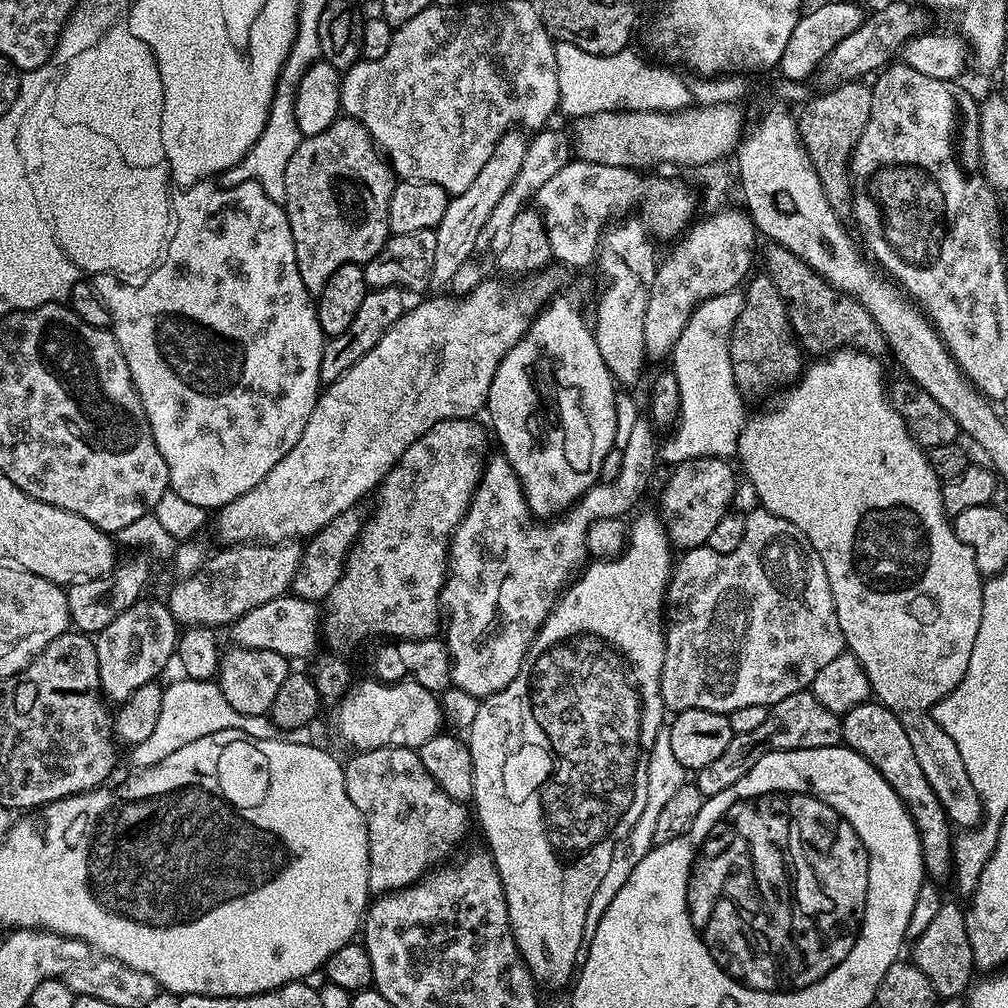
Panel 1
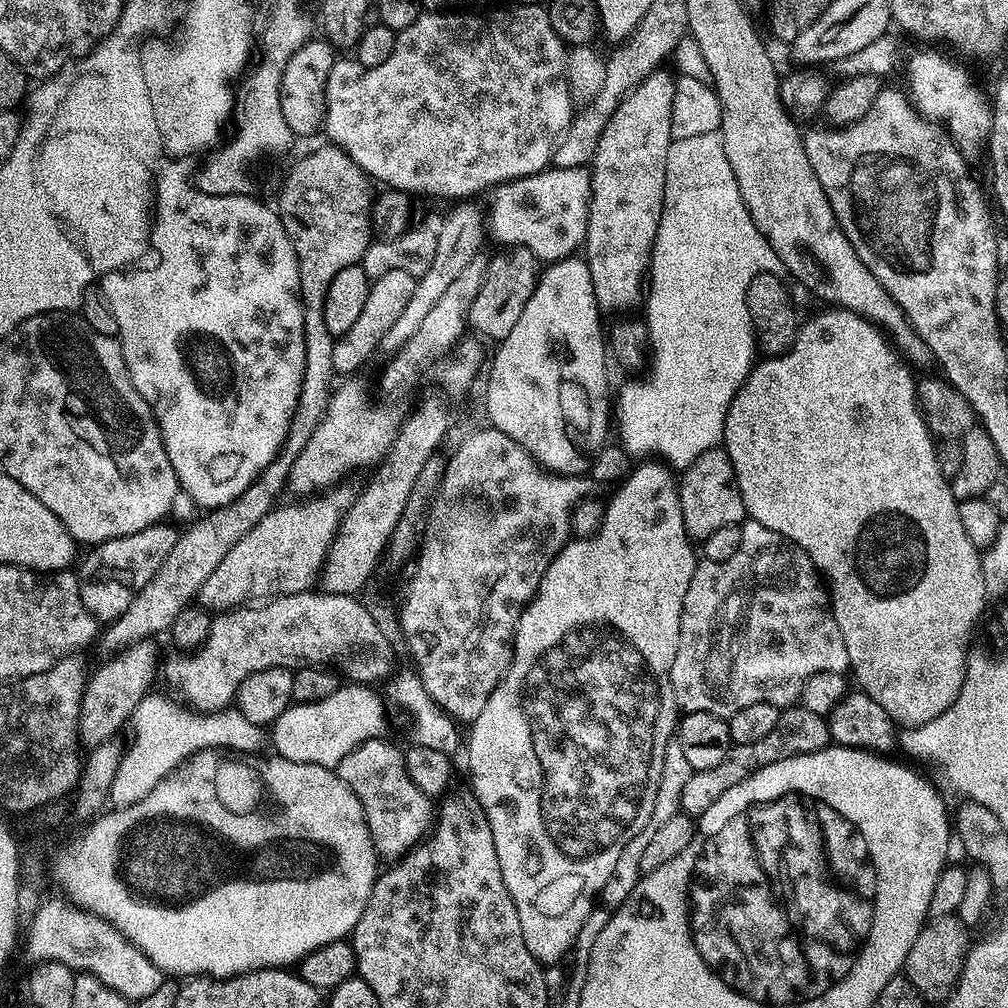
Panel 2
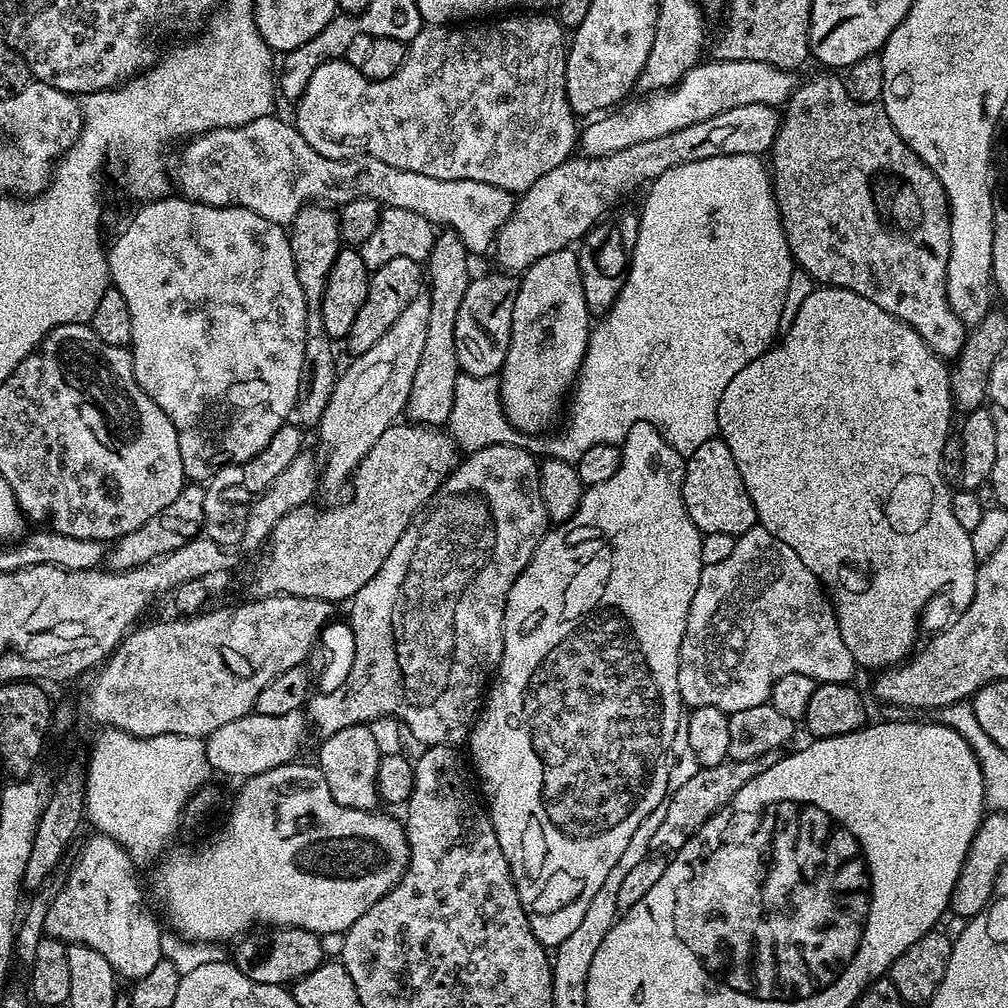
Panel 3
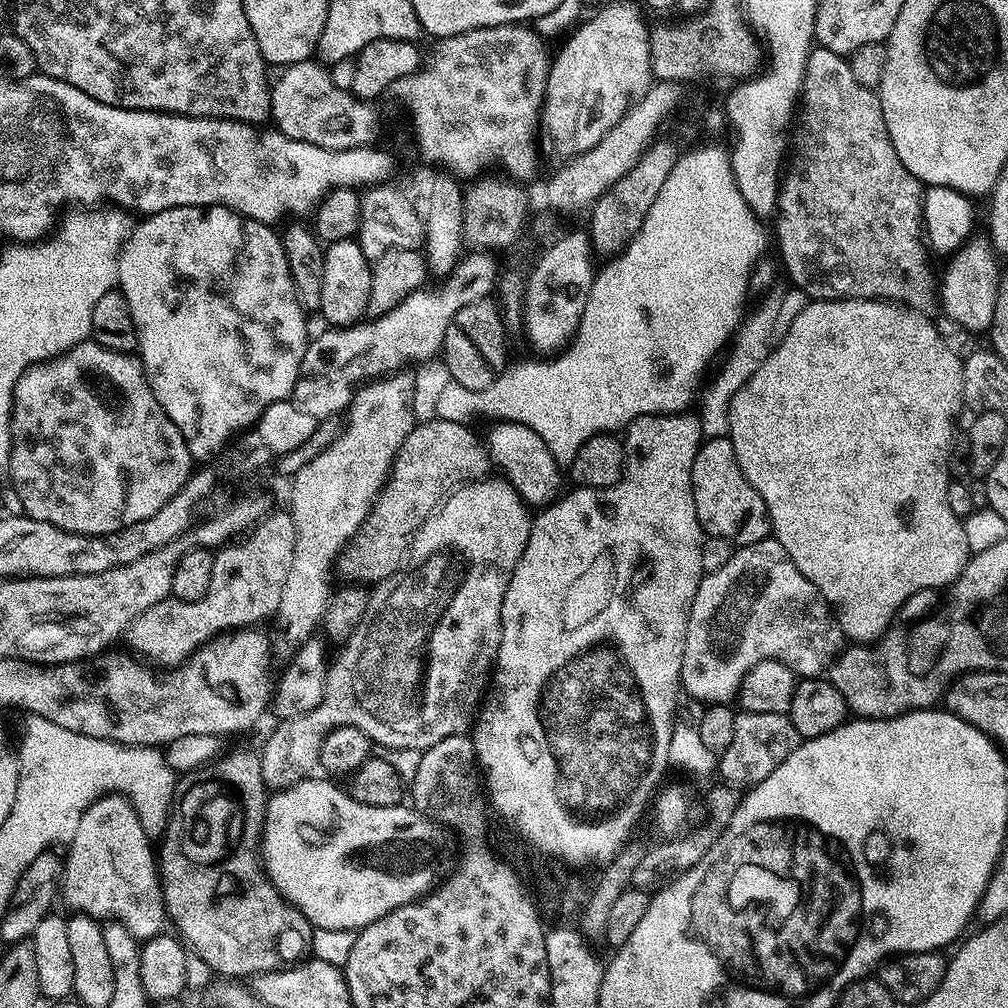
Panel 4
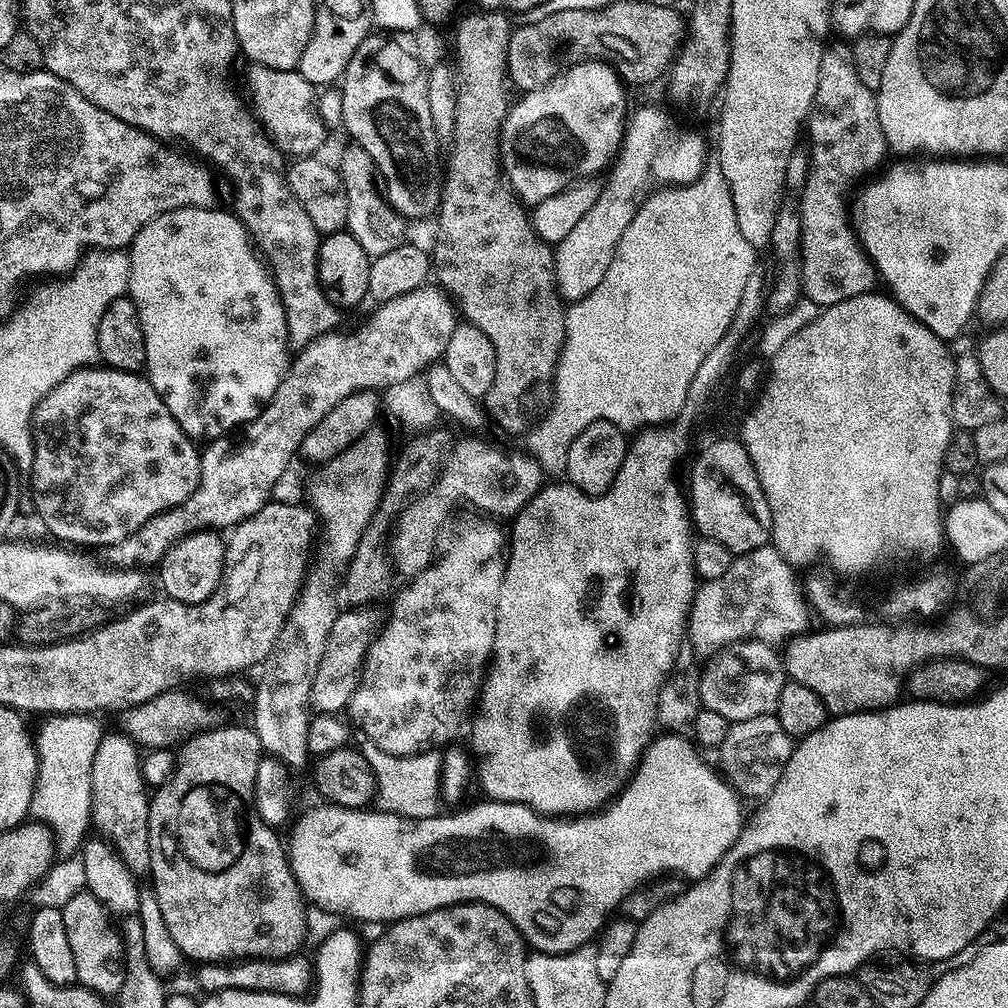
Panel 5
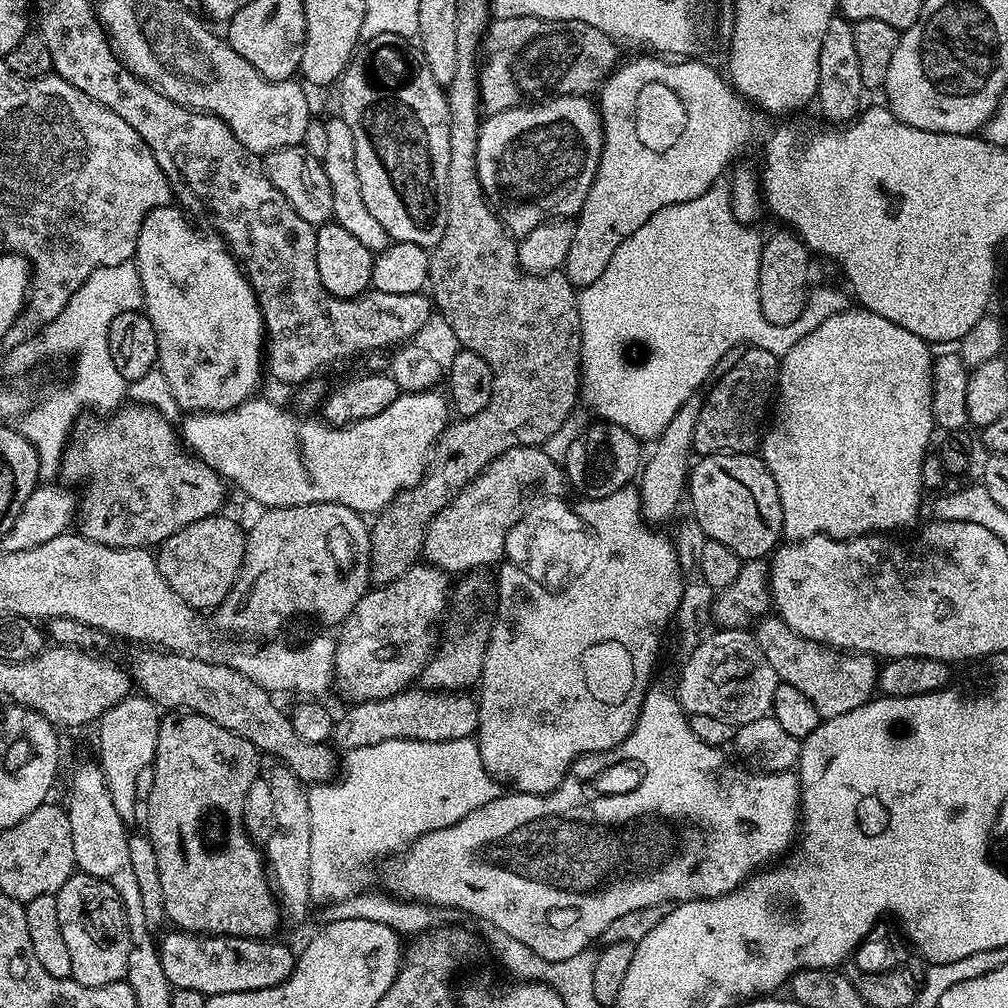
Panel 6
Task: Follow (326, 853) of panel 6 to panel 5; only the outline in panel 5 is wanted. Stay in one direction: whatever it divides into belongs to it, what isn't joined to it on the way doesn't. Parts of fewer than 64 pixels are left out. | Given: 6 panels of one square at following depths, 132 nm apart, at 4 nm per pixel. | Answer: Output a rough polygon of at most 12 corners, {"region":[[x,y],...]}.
{"region":[[365,739],[379,803],[417,818],[437,815],[439,751],[386,754]]}

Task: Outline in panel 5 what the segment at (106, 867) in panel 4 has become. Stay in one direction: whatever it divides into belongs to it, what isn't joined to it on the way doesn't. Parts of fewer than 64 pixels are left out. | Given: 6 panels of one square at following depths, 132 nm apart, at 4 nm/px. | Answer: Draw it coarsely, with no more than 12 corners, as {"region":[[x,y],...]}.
{"region":[[101,735],[90,820],[148,872],[149,789],[127,735]]}

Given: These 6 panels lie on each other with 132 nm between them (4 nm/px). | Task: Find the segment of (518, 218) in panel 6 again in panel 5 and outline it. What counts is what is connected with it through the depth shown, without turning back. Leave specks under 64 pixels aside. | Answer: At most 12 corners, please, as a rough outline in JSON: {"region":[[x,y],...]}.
{"region":[[586,59],[523,93],[500,167],[535,206],[613,163],[625,81]]}

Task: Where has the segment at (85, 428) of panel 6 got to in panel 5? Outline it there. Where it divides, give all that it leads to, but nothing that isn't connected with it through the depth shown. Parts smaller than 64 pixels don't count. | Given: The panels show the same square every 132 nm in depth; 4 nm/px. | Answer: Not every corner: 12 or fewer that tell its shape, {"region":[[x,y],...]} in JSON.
{"region":[[139,372],[32,412],[32,504],[72,546],[197,492],[201,449]]}

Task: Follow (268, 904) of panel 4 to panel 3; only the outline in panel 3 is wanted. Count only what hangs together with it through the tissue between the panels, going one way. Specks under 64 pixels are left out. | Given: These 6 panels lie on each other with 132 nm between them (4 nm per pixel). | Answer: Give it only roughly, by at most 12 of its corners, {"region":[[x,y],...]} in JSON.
{"region":[[275,926],[235,945],[254,982],[288,986],[325,963],[323,939]]}

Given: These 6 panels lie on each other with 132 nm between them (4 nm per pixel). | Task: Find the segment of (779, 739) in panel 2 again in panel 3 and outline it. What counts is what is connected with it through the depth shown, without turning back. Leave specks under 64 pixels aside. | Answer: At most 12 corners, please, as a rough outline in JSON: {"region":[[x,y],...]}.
{"region":[[779,751],[726,759],[679,781],[651,851],[675,854]]}

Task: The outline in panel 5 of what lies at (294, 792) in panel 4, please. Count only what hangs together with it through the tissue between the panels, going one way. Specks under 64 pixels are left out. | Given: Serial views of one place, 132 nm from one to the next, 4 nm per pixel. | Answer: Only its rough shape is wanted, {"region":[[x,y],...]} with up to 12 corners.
{"region":[[657,735],[597,814],[321,803],[305,901],[395,922],[490,904],[537,953],[587,945],[642,882],[695,882],[741,797]]}

